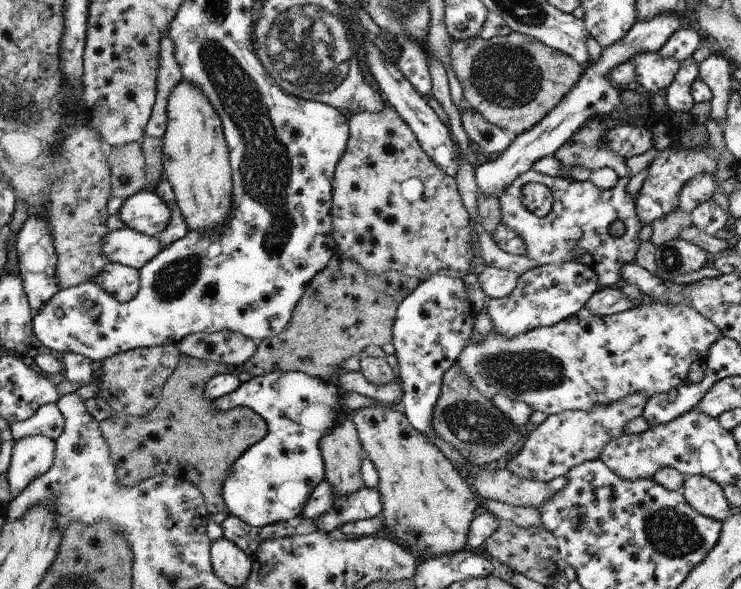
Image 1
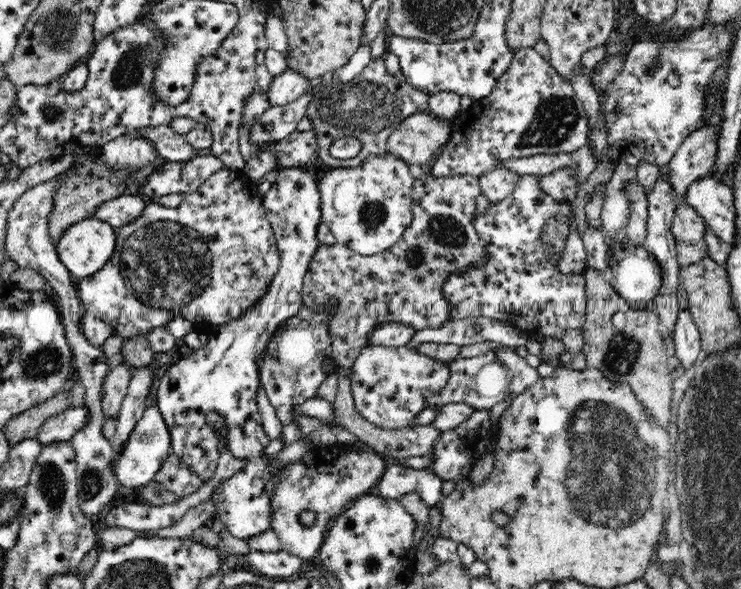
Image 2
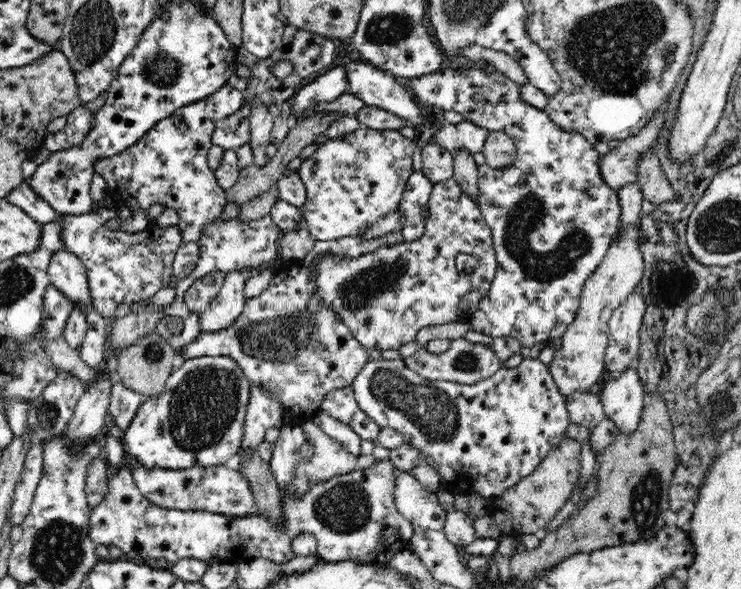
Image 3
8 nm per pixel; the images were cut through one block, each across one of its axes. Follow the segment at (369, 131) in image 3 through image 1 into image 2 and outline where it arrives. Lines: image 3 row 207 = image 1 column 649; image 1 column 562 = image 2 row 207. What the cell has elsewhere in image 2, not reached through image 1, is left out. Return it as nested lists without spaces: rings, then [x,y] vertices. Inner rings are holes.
[[[386,151],[383,155],[368,155],[355,167],[320,168],[317,180],[321,192],[322,223],[335,236],[336,243],[347,246],[362,256],[372,256],[388,250],[411,224],[414,178],[408,164]]]

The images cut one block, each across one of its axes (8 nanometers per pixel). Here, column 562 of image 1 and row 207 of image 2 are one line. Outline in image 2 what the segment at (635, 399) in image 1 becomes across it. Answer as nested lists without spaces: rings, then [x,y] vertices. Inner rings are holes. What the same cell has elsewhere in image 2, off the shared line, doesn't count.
[[[424,173],[413,184],[412,222],[404,229],[400,240],[388,250],[372,256],[362,256],[338,243],[320,245],[316,249],[302,284],[303,308],[332,313],[328,333],[332,337],[331,357],[337,365],[352,367],[367,346],[368,337],[378,323],[400,322],[417,331],[438,328],[450,320],[450,305],[441,291],[445,279],[485,261],[485,242],[480,240],[473,225],[480,194],[477,176],[459,174],[436,178]]]

